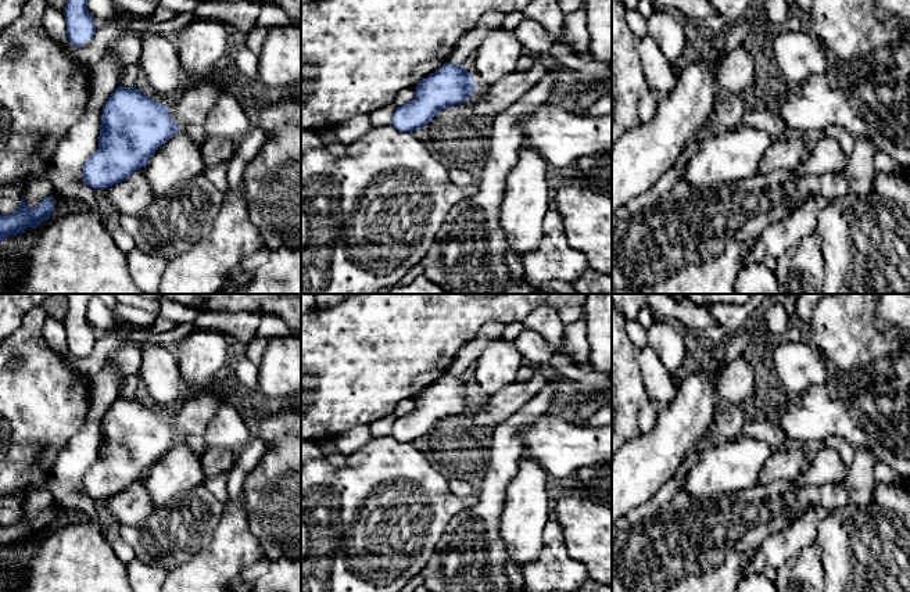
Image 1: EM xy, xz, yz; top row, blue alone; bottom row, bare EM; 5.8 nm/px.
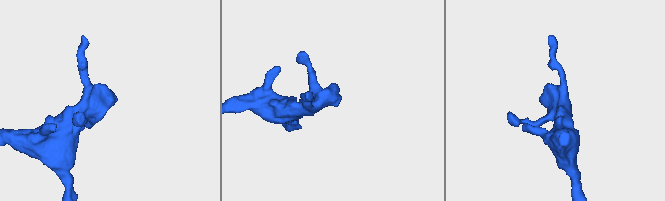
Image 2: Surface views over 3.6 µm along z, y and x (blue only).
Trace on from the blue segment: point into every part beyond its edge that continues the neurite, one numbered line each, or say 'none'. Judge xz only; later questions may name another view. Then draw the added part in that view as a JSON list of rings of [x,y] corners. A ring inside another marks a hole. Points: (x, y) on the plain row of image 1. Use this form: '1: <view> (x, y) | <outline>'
none

